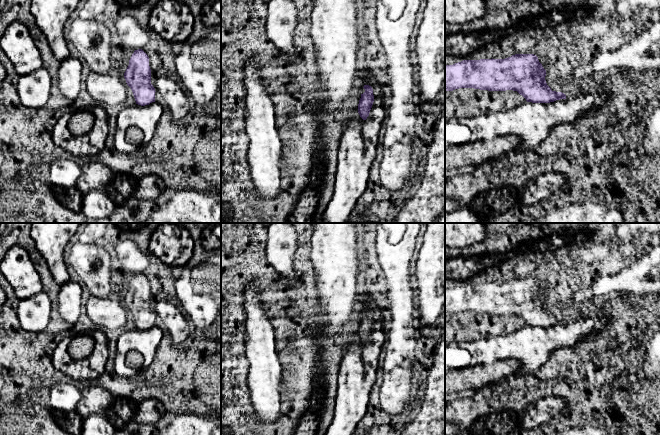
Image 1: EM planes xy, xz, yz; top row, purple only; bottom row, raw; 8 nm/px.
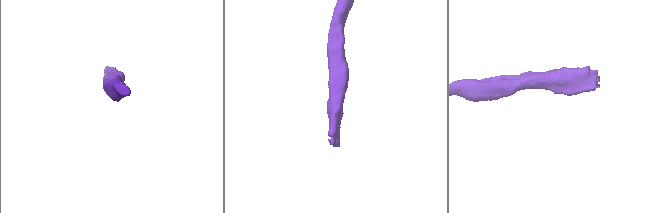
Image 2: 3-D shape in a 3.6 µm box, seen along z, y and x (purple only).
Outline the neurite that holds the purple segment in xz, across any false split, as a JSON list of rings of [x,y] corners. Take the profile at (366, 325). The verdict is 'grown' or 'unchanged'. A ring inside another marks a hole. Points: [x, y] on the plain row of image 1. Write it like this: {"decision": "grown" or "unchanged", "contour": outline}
{"decision": "unchanged", "contour": [[[364,309],[363,312],[365,313],[365,316],[361,318],[358,328],[358,337],[363,344],[366,344],[374,326],[374,319],[371,310]]]}

